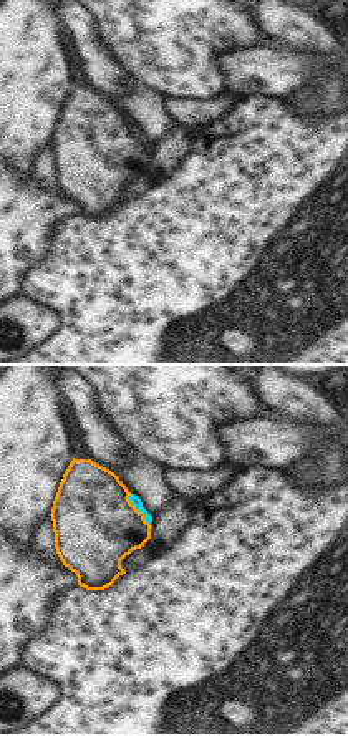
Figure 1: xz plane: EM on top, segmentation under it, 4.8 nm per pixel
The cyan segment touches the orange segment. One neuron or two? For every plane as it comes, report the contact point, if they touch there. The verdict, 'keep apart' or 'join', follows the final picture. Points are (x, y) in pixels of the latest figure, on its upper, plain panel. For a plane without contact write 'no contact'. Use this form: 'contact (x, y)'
contact (138, 138)

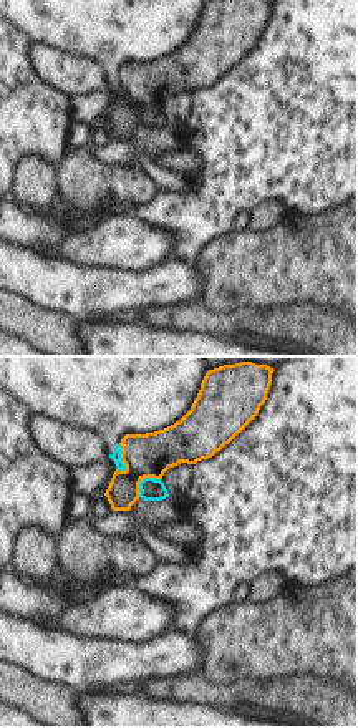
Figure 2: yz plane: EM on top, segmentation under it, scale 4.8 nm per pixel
contact (143, 108)

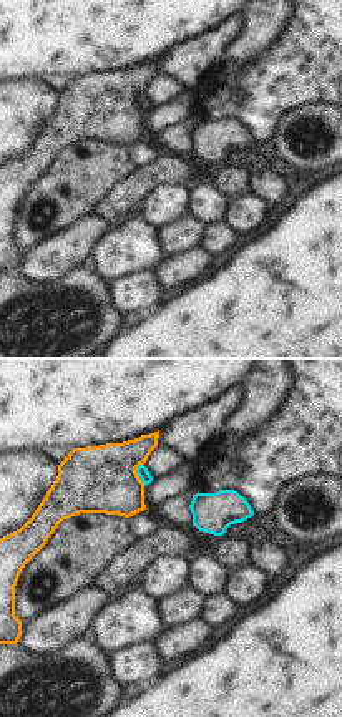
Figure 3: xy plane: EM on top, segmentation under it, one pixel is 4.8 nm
contact (138, 103)

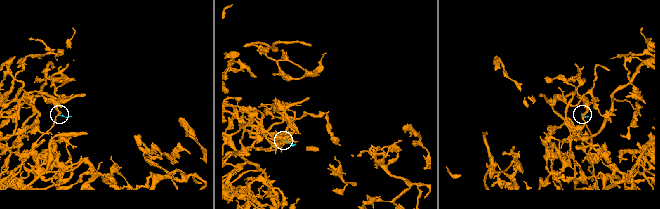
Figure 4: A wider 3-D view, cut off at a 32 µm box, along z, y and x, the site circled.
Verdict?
keep apart

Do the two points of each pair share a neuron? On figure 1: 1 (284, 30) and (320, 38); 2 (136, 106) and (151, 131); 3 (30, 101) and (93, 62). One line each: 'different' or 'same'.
1: same
2: same
3: different

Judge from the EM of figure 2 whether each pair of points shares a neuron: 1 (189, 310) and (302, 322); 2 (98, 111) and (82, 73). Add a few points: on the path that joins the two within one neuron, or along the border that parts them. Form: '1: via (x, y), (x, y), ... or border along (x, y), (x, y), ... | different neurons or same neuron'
1: via (217, 322), (274, 322) | same neuron
2: border along (108, 85), (73, 98) | different neurons

